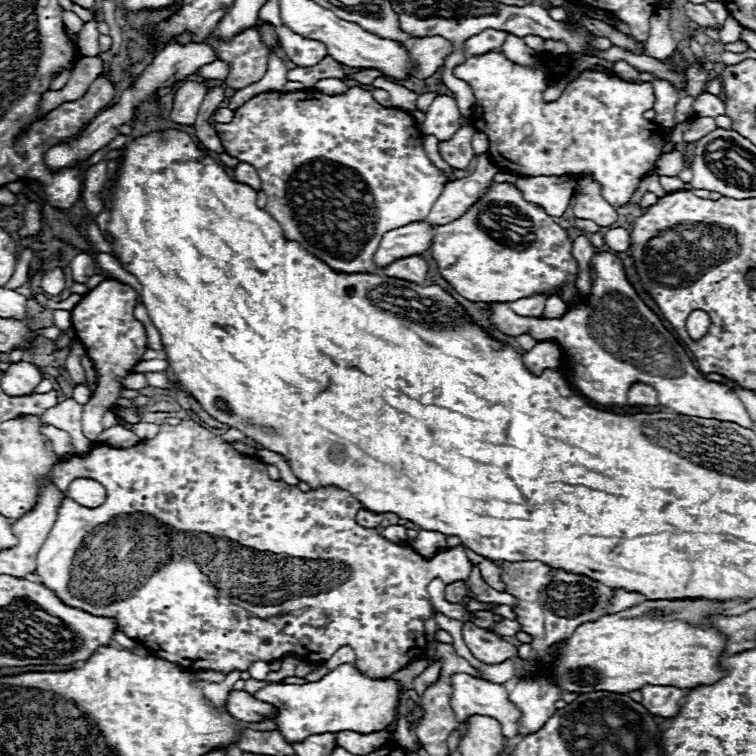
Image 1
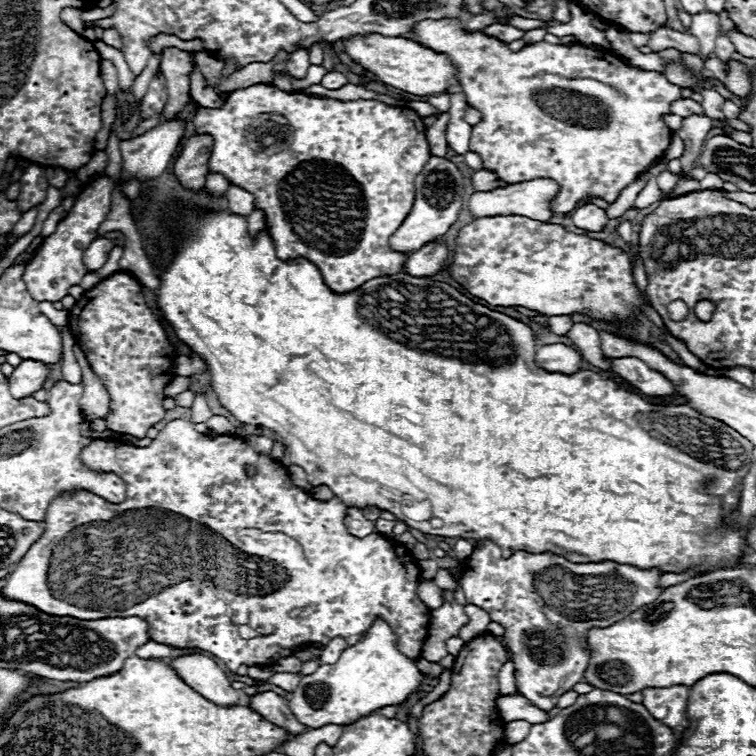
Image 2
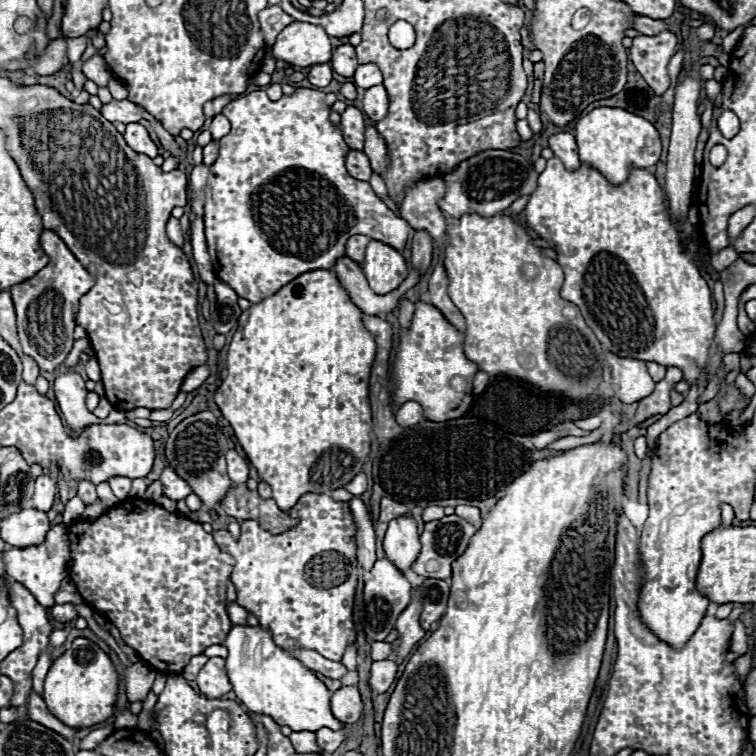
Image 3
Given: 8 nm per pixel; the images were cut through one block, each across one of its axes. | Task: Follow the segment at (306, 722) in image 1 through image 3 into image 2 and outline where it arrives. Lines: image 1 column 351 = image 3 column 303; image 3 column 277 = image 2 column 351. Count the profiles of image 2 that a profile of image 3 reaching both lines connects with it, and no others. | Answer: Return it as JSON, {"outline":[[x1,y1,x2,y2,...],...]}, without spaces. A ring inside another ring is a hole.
{"outline":[[376,618,364,638,354,646,348,646,336,664,322,664,314,674,302,676,296,692,288,700,288,706,296,720,310,728,352,724,368,712,404,702,408,694,426,682,426,678,428,676,418,670,414,660,398,650,398,636,392,632,388,622]]}

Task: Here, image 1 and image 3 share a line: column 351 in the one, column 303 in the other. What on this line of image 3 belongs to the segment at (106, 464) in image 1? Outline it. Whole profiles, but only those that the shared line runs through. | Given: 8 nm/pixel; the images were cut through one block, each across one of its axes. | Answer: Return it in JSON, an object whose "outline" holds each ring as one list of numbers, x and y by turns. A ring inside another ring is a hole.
{"outline":[[306,492,294,508,286,510,286,514,298,520,298,524,282,534,266,532,258,520,244,520,238,540,228,530,212,532,214,540,236,560,232,572,232,582,238,594,236,602,258,618,260,626,272,634,278,646,306,646,328,660,340,662,342,652,356,640,352,624,352,606,358,582,358,560,354,540,356,522,352,518,348,502,338,502,332,500,328,494,316,492]]}

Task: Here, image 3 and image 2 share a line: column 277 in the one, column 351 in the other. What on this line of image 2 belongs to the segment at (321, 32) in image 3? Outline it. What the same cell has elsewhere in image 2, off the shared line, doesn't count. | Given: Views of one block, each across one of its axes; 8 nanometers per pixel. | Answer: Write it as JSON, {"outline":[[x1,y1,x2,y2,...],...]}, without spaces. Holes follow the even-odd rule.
{"outline":[[370,34,366,38,352,38,344,40,346,52,352,60,358,60,370,74,374,74,380,82,394,86,398,90,416,94,416,96,430,96,446,92,452,84,456,84,456,66,446,54,438,54,430,48,424,48,412,40,406,40,402,36,380,36]]}

